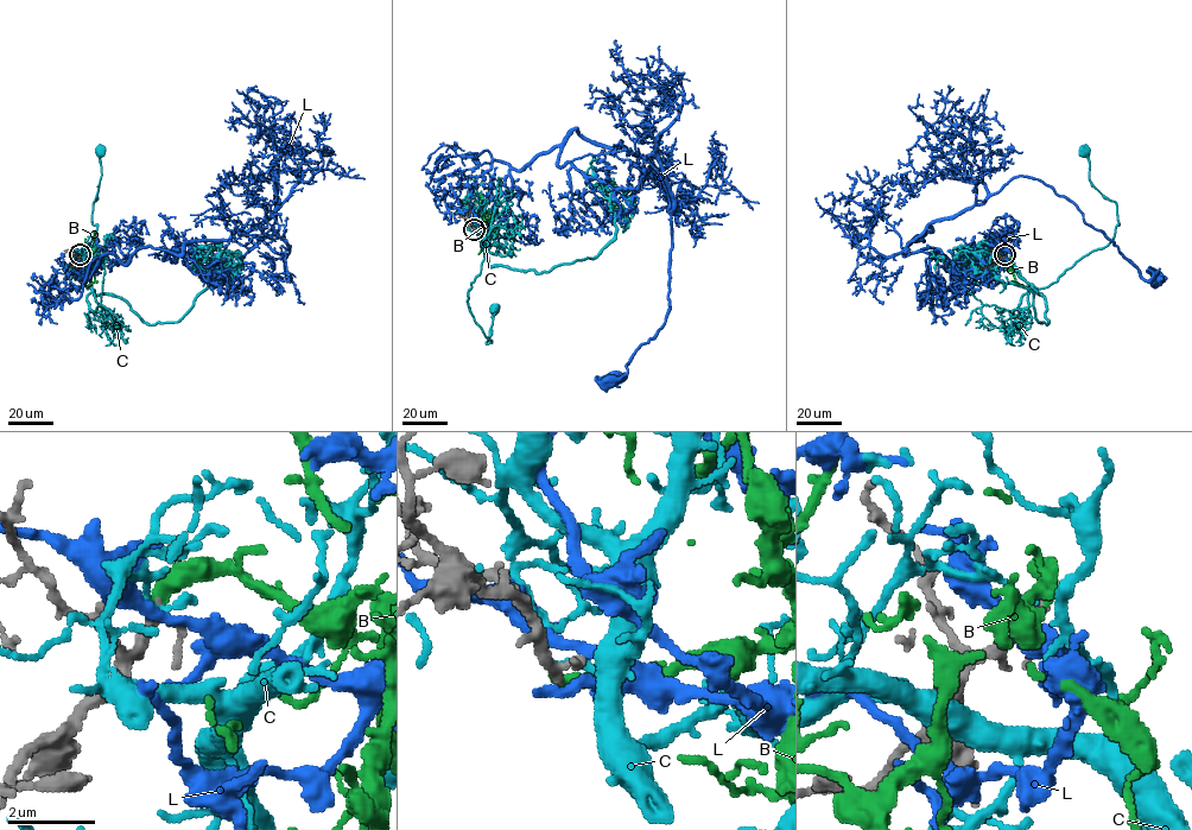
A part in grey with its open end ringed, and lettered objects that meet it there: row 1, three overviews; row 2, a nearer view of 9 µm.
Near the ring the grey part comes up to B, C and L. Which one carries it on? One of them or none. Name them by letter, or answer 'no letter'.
B

